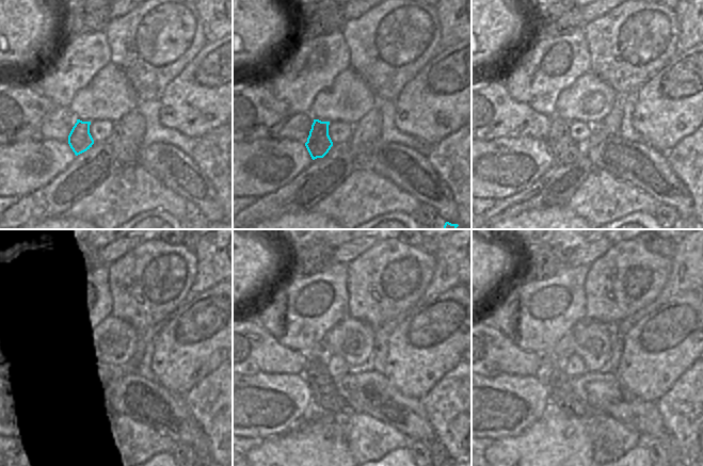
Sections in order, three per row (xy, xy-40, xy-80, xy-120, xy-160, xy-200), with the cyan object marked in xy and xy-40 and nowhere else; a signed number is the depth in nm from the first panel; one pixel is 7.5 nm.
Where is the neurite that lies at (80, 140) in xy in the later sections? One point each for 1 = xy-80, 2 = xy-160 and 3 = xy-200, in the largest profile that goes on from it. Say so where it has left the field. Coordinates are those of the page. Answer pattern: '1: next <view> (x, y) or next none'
1: next xy-80 (561, 147)
2: next xy-160 (324, 394)
3: next xy-200 (562, 397)

